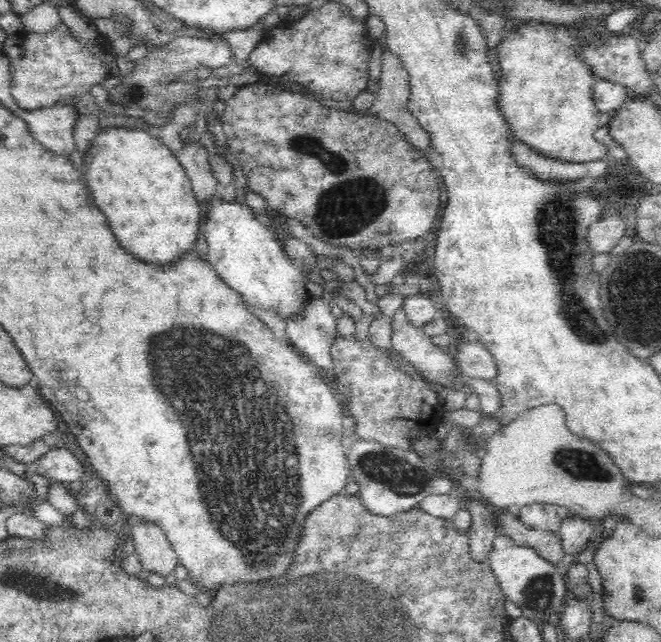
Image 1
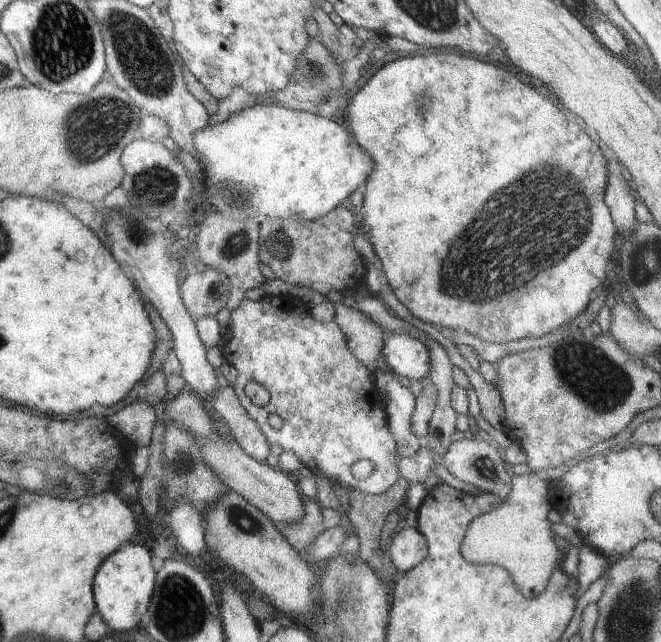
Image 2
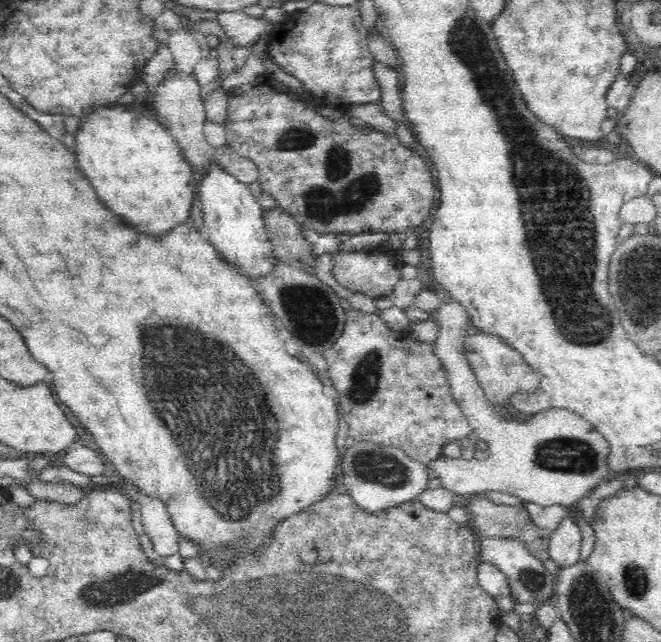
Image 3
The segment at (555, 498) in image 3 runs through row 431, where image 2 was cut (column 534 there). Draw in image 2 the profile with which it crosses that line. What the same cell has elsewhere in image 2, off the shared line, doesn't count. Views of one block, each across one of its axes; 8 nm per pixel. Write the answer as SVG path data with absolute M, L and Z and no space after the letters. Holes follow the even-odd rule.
M528 470L521 475L512 475L511 479L511 492L504 505L476 516L470 522L460 544L460 554L468 564L500 566L508 570L518 592L526 598L536 598L546 590L552 572L564 557L554 542L556 535L551 530L552 522L548 520L548 512L552 508L550 483L544 476Z

